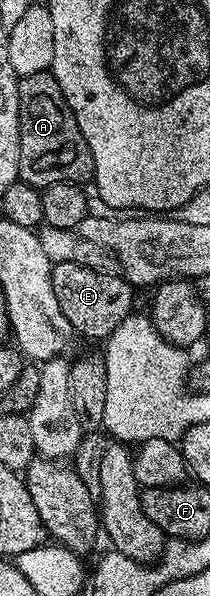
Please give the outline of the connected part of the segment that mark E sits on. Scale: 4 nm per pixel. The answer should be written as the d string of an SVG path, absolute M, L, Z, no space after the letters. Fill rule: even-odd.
M55 262L51 274L56 299L59 300L64 316L71 322L75 335L82 337L83 334L86 338L105 340L135 309L135 287L120 276L105 274L91 266L81 266L75 262Z

